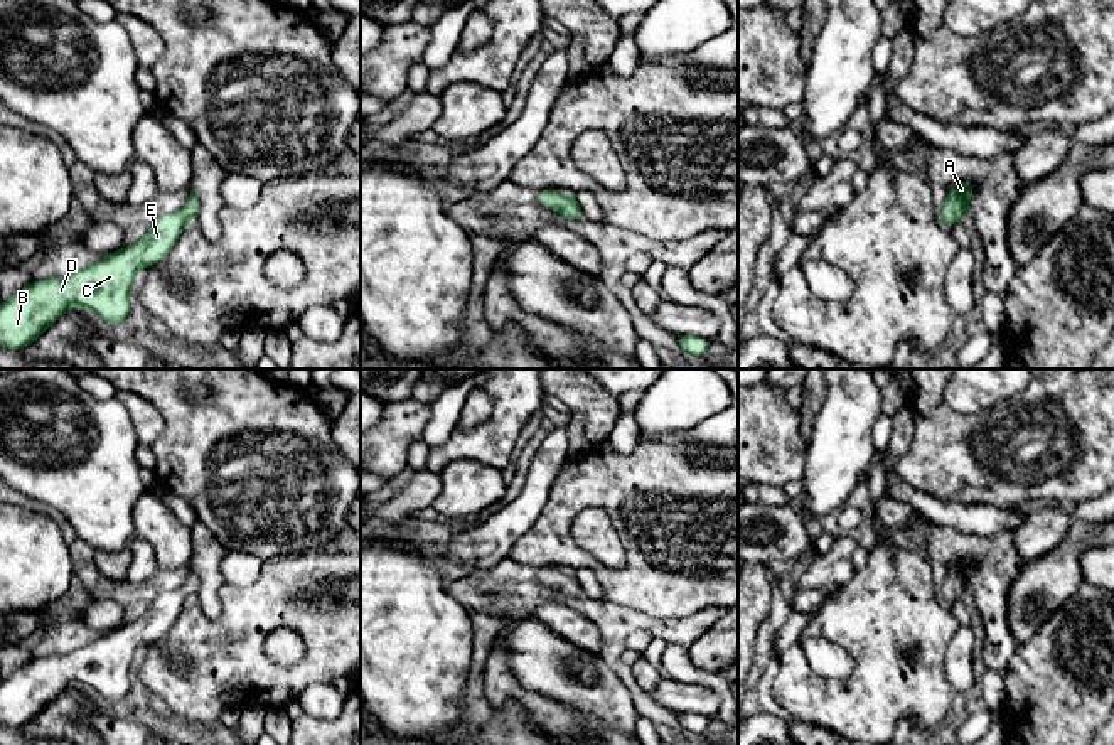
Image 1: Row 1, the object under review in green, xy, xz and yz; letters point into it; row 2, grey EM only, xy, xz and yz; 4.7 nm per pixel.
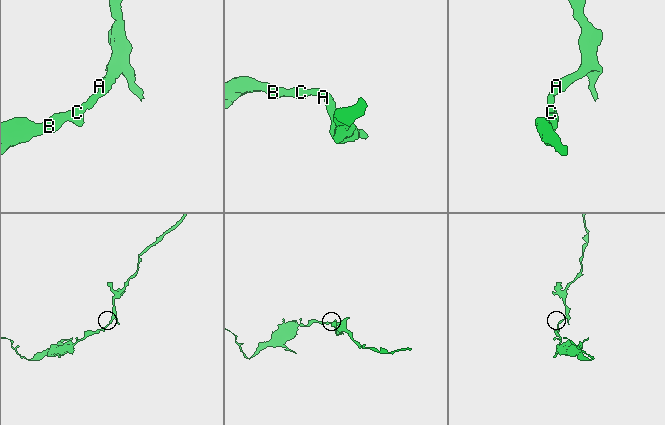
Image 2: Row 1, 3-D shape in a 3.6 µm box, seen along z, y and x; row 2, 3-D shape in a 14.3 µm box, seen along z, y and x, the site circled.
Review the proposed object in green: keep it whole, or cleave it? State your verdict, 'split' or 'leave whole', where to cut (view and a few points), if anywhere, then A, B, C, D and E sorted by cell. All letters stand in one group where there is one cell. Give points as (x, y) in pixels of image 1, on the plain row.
leave whole; no cut; A B C D E

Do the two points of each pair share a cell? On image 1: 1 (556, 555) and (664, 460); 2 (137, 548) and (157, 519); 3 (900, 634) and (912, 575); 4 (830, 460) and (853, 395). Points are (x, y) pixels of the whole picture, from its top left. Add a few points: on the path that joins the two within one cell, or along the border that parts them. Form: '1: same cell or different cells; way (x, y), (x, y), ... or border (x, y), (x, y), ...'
1: same cell; way (558, 519), (595, 482), (629, 482)
2: different cells; border (137, 536), (152, 548), (159, 568)
3: same cell; way (900, 619), (900, 590)
4: same cell; way (840, 444), (848, 412)

